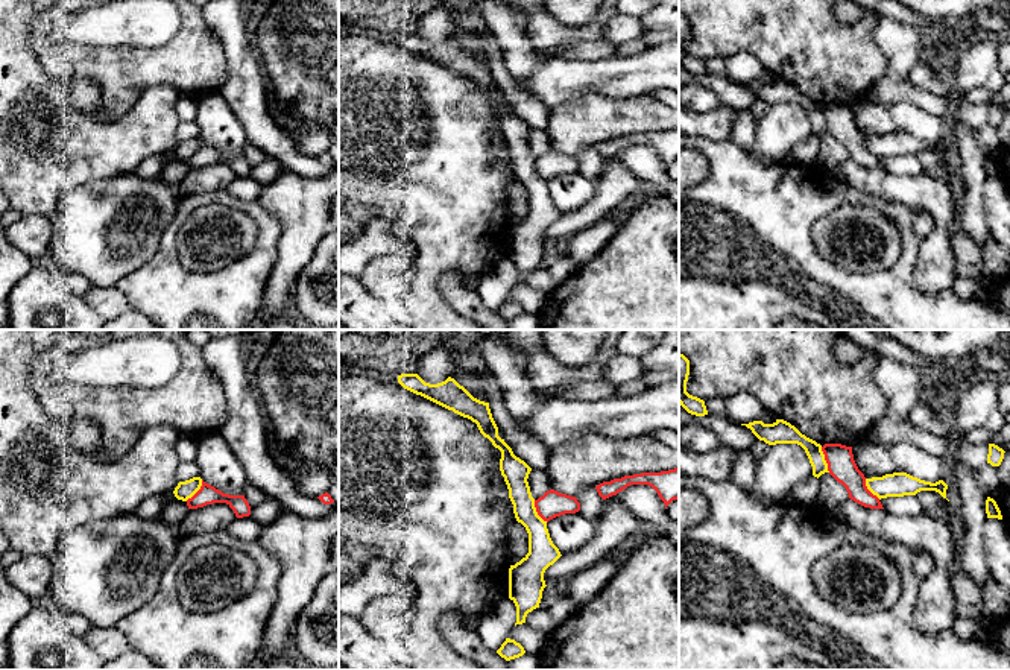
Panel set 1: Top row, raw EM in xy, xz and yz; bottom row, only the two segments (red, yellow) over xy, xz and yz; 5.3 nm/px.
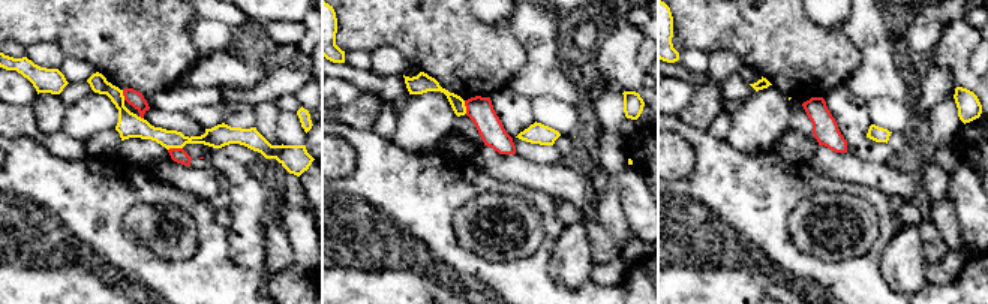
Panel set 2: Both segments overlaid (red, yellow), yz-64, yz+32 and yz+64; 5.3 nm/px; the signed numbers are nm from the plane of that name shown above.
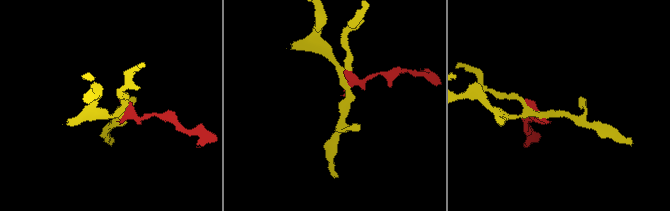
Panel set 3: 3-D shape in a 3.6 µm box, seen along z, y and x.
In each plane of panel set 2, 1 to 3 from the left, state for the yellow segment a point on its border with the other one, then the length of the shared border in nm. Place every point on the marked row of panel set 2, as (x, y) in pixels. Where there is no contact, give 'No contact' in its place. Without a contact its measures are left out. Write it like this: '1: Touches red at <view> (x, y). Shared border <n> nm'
1: Touches red at yz-64 (174, 149). Shared border 80 nm
2: Touches red at yz+32 (465, 105). Shared border 70 nm
3: No contact

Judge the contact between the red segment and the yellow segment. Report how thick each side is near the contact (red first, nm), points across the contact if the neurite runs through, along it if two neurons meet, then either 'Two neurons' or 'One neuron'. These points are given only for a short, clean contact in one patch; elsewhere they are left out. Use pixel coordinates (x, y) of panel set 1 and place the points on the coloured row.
Thickness 150 nm (red) against 110 nm. Boundary: yz (820, 447), (830, 471). Two neurons

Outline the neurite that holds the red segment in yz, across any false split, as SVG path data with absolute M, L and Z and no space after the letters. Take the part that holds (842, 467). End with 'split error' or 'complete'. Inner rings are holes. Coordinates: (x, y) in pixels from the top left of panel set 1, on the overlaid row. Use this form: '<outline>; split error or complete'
M825 444L822 451L829 474L846 488L851 500L864 507L884 509L879 498L867 489L866 477L854 460L852 447Z; complete

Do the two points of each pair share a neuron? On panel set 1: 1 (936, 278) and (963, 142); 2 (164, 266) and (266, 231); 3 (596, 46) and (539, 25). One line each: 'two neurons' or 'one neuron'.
1: two neurons
2: one neuron
3: two neurons

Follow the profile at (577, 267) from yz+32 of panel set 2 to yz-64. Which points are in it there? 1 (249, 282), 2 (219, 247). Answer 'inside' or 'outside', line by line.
1: outside
2: outside

